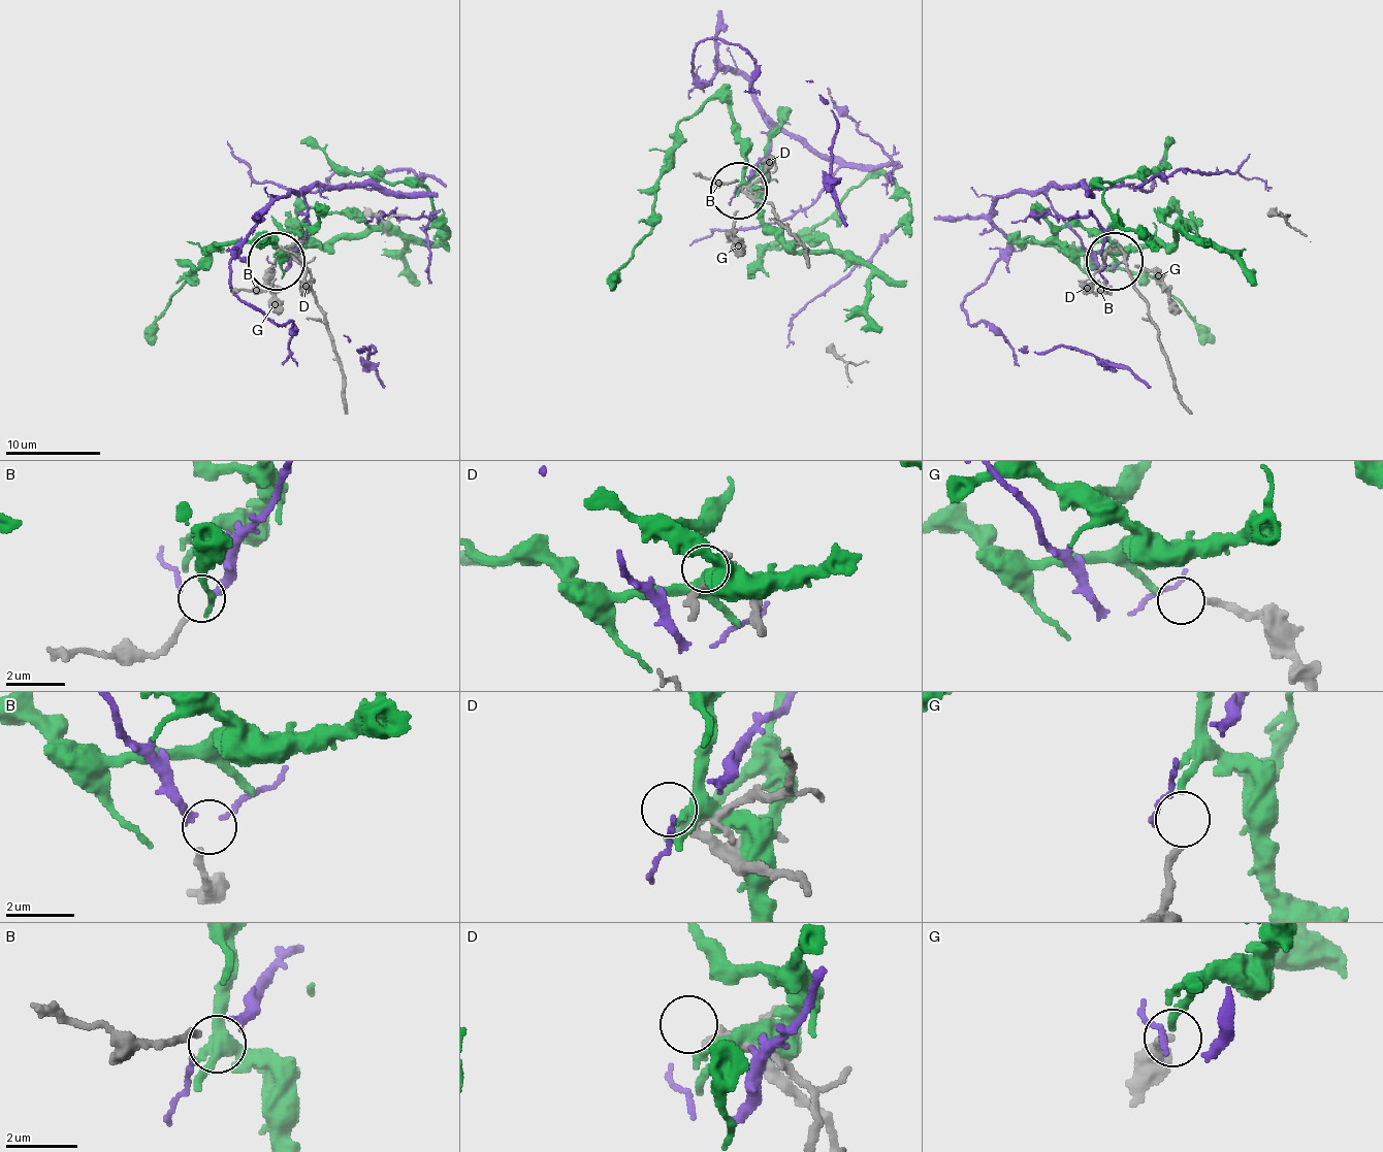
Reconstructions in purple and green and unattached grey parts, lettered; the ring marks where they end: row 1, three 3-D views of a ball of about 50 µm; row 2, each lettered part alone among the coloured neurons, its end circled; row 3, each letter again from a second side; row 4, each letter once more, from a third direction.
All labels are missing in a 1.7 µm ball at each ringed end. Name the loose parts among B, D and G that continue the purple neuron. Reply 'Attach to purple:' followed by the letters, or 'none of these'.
Attach to purple: B

